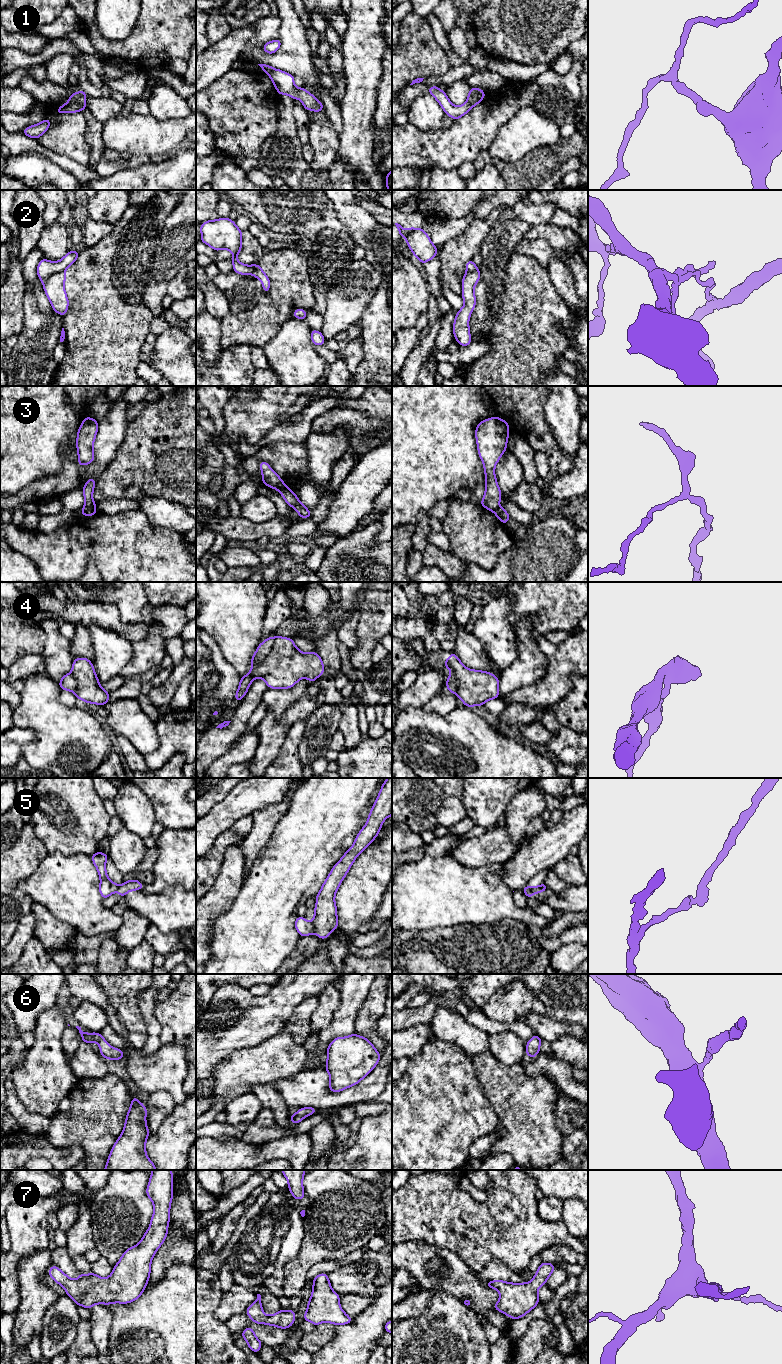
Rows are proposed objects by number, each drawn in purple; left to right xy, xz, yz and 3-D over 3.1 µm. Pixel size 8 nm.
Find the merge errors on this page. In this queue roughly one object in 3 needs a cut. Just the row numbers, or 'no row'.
1, 2, 3, 4, 5

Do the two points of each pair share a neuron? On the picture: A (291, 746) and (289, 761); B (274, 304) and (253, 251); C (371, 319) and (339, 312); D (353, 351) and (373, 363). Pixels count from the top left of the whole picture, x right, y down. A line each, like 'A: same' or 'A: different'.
A: same
B: different
C: different
D: different

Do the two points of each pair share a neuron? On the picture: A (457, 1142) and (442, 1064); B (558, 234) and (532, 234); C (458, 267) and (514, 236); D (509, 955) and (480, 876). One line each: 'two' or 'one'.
A: one
B: one
C: two
D: two

